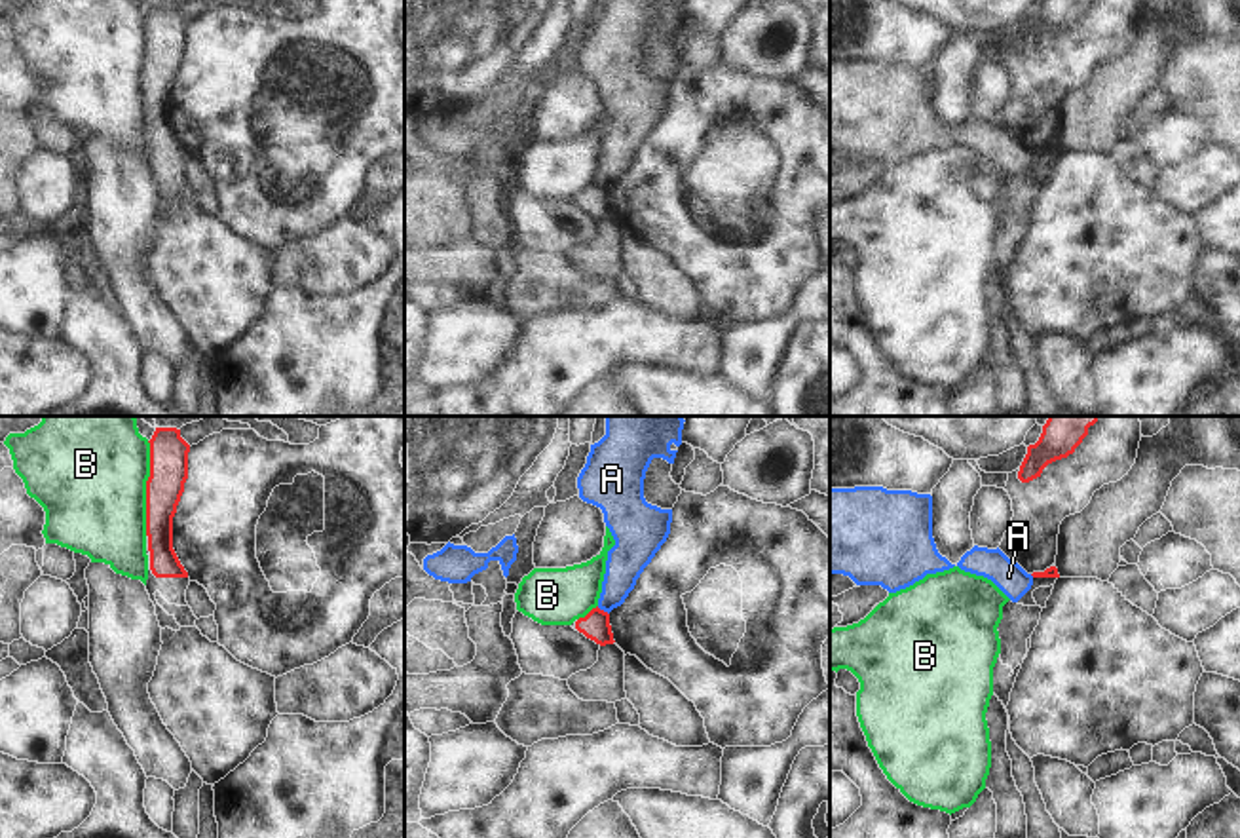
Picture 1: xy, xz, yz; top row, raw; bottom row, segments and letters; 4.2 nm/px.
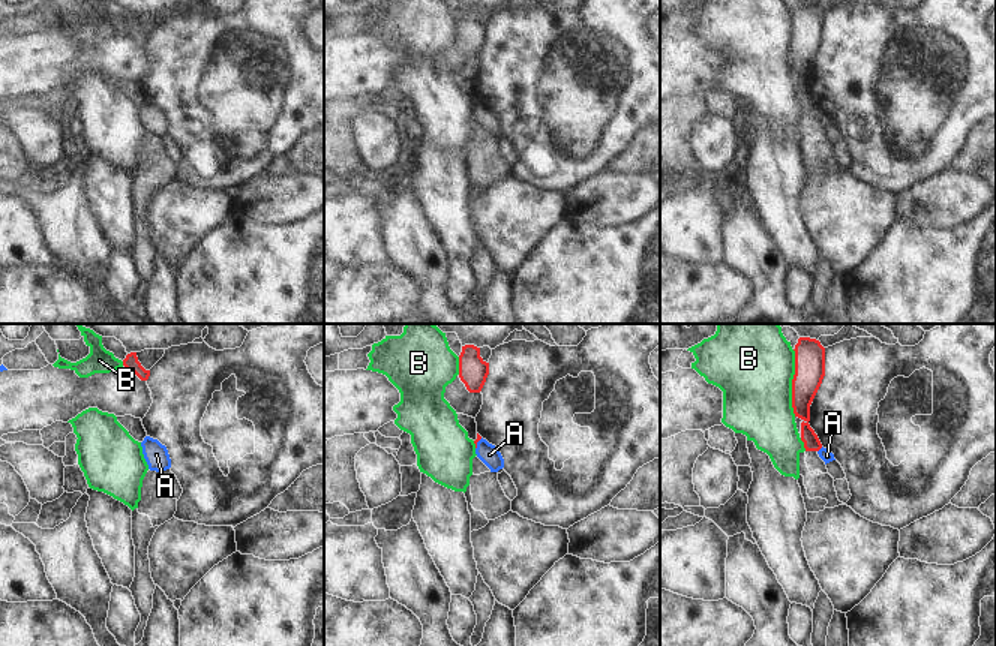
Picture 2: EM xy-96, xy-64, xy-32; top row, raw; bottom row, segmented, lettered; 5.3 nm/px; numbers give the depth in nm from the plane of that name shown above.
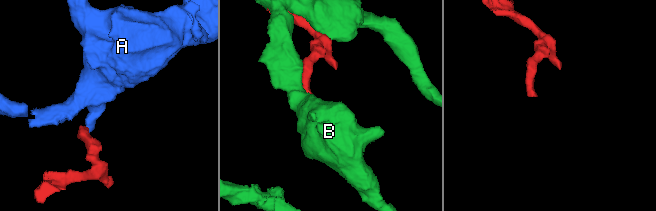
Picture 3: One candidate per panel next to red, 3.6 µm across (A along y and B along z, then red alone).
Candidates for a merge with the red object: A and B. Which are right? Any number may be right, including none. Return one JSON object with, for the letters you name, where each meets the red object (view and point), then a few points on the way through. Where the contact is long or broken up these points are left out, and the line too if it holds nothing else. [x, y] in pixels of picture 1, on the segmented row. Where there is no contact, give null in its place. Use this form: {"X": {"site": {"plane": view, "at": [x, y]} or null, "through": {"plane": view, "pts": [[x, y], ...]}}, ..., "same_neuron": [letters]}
{"same_neuron": []}

